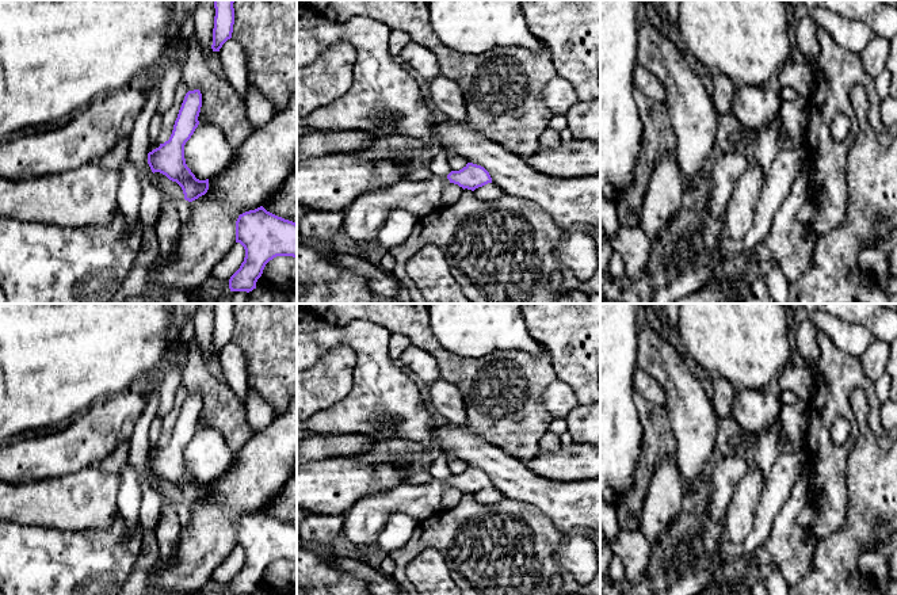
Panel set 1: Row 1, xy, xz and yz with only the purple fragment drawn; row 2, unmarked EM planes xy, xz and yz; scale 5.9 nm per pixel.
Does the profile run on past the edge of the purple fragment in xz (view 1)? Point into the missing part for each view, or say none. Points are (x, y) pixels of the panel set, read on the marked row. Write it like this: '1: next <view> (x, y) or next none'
1: next xz (363, 218)

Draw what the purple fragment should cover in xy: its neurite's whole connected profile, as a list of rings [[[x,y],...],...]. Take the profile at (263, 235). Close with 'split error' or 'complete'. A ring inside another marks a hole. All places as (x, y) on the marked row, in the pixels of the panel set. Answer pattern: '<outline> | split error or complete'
[[[263,206],[245,211],[236,221],[236,243],[245,249],[240,268],[230,276],[230,291],[252,291],[266,264],[276,256],[297,258],[297,224]]] | complete

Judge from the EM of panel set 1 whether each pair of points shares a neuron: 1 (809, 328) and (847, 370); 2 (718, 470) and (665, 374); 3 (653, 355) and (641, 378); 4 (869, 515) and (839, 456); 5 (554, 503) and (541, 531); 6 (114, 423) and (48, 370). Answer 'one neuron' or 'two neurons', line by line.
1: two neurons
2: two neurons
3: two neurons
4: two neurons
5: two neurons
6: two neurons

